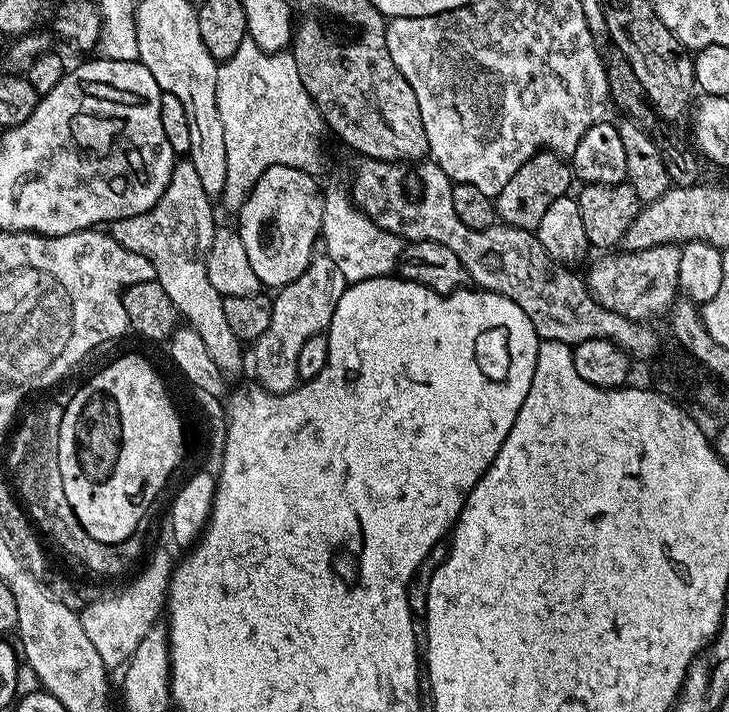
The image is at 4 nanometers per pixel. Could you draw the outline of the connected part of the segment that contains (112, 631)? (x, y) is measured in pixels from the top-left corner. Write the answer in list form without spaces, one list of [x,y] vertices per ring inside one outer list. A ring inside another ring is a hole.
[[[158,548],[152,562],[132,581],[128,588],[112,598],[85,605],[80,614],[83,630],[89,635],[94,650],[110,670],[123,667],[138,648],[142,638],[159,621],[167,603],[169,582],[172,580],[174,559],[168,549]]]

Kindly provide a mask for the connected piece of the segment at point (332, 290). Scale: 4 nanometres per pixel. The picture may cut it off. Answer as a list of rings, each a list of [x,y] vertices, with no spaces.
[[[313,267],[299,280],[287,284],[275,293],[276,301],[270,304],[270,322],[264,333],[254,341],[250,348],[250,364],[256,367],[259,387],[267,392],[291,392],[297,387],[298,353],[311,336],[321,335],[331,325],[334,310],[340,301],[341,285],[332,284],[320,268]]]

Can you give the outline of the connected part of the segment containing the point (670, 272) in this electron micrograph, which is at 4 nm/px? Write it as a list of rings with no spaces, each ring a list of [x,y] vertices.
[[[663,244],[637,252],[620,250],[615,254],[601,256],[604,257],[586,272],[586,283],[593,299],[606,310],[622,314],[622,318],[652,322],[655,321],[655,316],[660,316],[663,312],[665,315],[676,302],[680,292],[678,282],[680,248],[677,245]]]

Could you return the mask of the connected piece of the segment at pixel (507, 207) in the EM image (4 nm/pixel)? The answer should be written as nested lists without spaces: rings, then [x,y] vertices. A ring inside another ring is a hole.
[[[544,150],[531,156],[520,167],[518,174],[502,186],[500,193],[494,197],[496,215],[503,223],[514,226],[518,230],[536,232],[539,223],[546,215],[546,210],[556,199],[569,195],[568,187],[574,184],[572,165],[561,153],[555,150]]]

